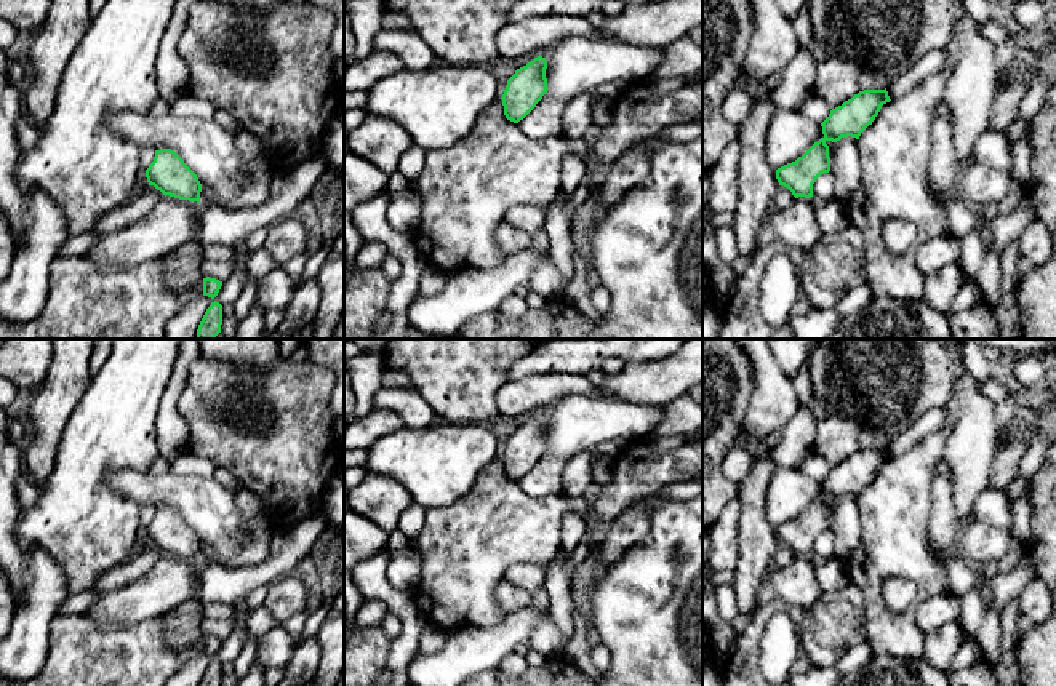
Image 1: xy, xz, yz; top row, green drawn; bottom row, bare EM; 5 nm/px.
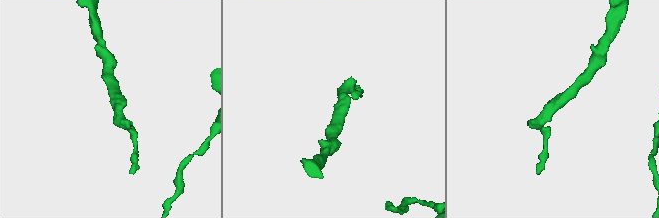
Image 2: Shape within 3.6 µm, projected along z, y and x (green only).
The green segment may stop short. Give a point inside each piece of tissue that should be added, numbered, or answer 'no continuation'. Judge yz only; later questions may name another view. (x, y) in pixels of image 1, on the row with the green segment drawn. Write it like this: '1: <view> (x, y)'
no continuation

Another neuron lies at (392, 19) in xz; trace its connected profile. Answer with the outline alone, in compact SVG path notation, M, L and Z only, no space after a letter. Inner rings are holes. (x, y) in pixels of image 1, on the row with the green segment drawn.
M389 8L382 18L382 27L390 30L414 30L411 19L405 13Z

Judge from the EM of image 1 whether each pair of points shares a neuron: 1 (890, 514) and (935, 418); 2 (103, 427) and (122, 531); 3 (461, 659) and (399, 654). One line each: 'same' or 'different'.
1: different
2: same
3: different

